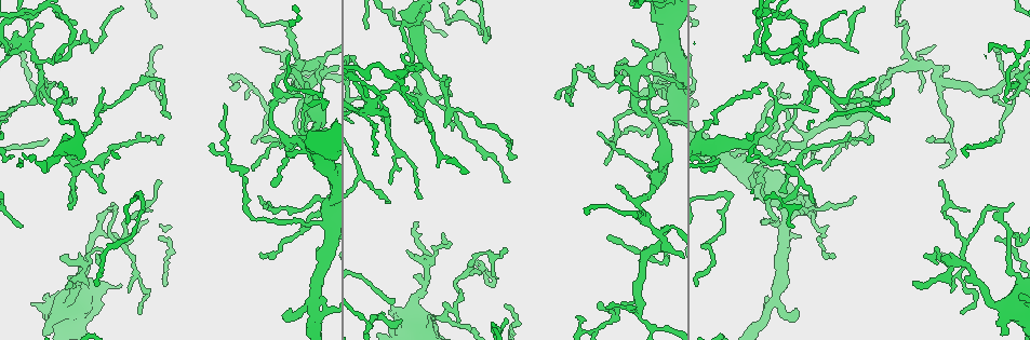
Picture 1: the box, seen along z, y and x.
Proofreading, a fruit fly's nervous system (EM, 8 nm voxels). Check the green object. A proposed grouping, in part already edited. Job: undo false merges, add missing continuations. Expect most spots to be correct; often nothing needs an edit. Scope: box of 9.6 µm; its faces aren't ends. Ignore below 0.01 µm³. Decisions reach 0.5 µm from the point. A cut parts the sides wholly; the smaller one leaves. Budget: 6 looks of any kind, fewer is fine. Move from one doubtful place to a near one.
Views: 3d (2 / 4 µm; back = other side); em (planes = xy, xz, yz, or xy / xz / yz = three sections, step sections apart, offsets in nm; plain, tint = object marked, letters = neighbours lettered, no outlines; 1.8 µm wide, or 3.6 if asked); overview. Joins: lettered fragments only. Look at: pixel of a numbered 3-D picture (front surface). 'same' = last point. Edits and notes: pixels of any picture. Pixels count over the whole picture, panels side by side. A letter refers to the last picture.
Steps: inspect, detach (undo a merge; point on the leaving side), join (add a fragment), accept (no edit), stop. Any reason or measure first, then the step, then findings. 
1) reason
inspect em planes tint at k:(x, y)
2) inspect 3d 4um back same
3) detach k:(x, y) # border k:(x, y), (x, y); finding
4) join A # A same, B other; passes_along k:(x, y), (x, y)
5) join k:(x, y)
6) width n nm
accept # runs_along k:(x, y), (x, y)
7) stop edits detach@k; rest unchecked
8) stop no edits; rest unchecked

abrupt turn
inspect 3d 2um at 1:(421, 93)

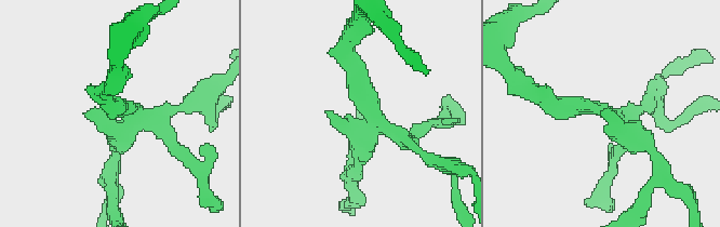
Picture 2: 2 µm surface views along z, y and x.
inspect em 3.6um xz step 16 tint at 2:(125, 108)

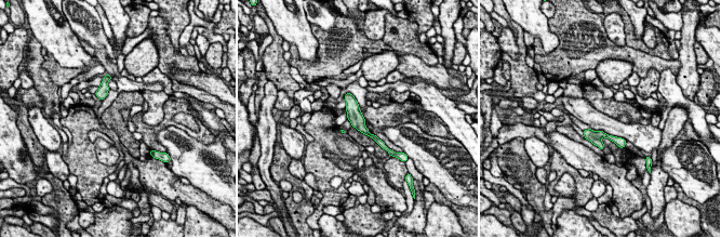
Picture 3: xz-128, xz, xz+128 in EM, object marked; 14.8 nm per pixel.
inspect em 3.6um planes letters same

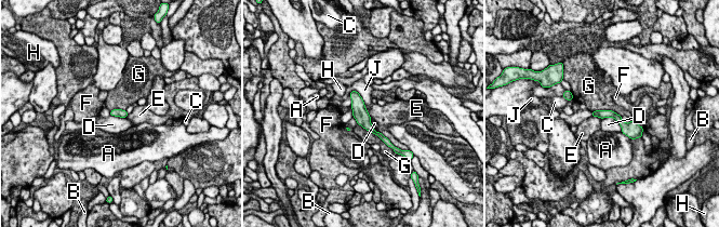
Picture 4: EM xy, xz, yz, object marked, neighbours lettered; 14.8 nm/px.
width 130 nm
accept # A other, B other, C other, D other, E other, F other, G other, H other, J other; border 4:(601, 118), (613, 118), (622, 131); all the same neuron

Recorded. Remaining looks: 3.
abrupt turn
inspect 3d 2um at 1:(647, 221)

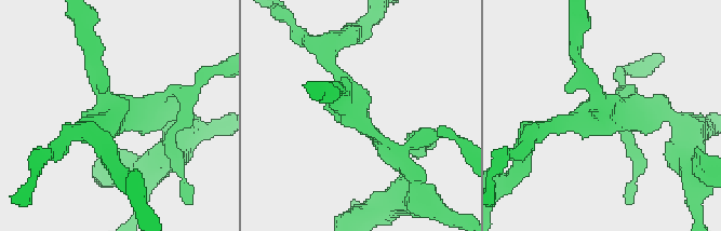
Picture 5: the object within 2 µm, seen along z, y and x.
arms 4; now the EM
inspect em yz step 16 tint at 5:(112, 109)

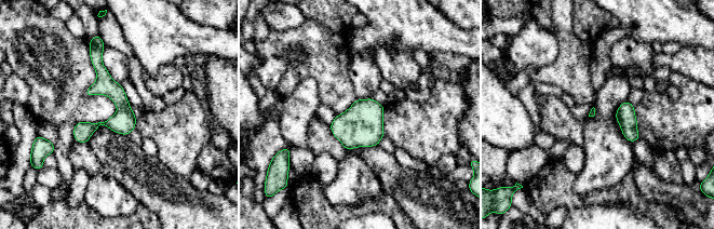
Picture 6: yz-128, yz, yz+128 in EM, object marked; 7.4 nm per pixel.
inspect em planes letters same

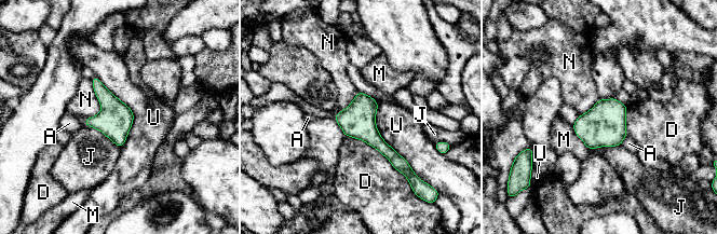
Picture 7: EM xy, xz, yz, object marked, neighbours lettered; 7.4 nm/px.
longest_contact U 600 nm
accept # A other, D other, J other, M other, N other, U other; border 7:(359, 92), (335, 115), (343, 135); one neuron here

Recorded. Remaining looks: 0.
stop no edits; rest unchecked

